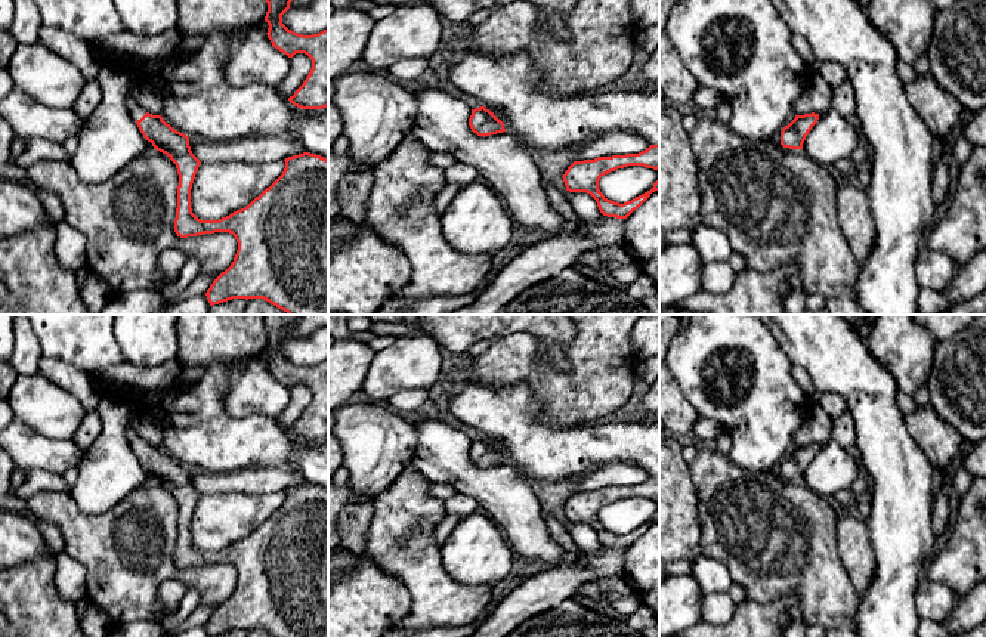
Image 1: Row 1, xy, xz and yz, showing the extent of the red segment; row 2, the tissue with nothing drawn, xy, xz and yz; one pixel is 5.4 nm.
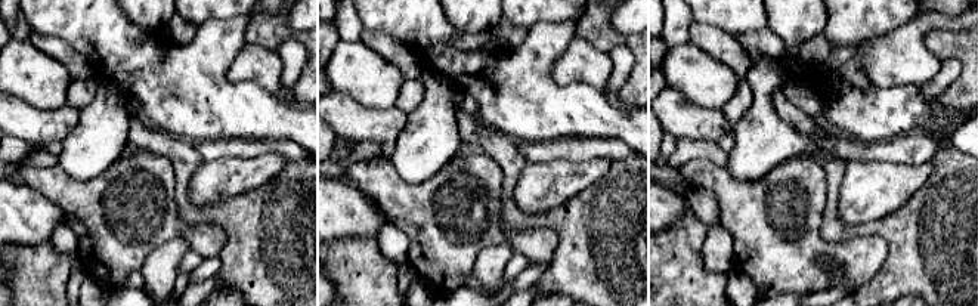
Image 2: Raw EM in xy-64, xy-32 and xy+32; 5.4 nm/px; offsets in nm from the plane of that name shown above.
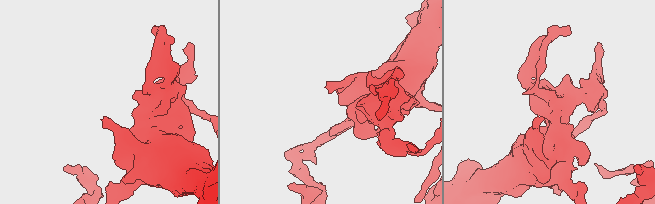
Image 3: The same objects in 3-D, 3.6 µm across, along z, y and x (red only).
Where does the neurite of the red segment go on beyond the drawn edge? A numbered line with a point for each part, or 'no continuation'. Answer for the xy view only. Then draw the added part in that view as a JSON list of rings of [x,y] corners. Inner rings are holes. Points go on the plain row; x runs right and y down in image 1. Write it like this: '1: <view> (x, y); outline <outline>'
1: xy (135, 441); outline [[[132,427],[127,430],[127,437],[130,448],[135,452],[140,451],[146,445],[146,442]]]

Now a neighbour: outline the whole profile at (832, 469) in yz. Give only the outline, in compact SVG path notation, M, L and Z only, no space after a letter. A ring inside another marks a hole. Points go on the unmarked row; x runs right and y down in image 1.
M831 439L819 446L801 482L820 497L834 497L841 489L850 489L857 479L859 457Z

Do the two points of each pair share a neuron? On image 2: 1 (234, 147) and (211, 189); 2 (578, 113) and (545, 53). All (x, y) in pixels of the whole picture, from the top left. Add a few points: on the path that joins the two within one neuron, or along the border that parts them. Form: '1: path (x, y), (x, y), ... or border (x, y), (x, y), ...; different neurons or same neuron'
1: border (263, 152), (204, 161); different neurons
2: path (563, 99), (544, 80), (544, 68); same neuron

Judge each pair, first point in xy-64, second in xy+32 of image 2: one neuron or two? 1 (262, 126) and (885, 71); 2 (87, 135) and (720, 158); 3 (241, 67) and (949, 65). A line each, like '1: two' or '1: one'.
1: two
2: two
3: two

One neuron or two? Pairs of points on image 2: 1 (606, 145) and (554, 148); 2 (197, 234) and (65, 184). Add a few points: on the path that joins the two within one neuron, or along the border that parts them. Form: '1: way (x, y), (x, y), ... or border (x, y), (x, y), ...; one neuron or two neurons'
1: way (593, 148), (568, 148); one neuron
2: way (164, 223), (141, 213), (107, 213), (98, 210); one neuron

